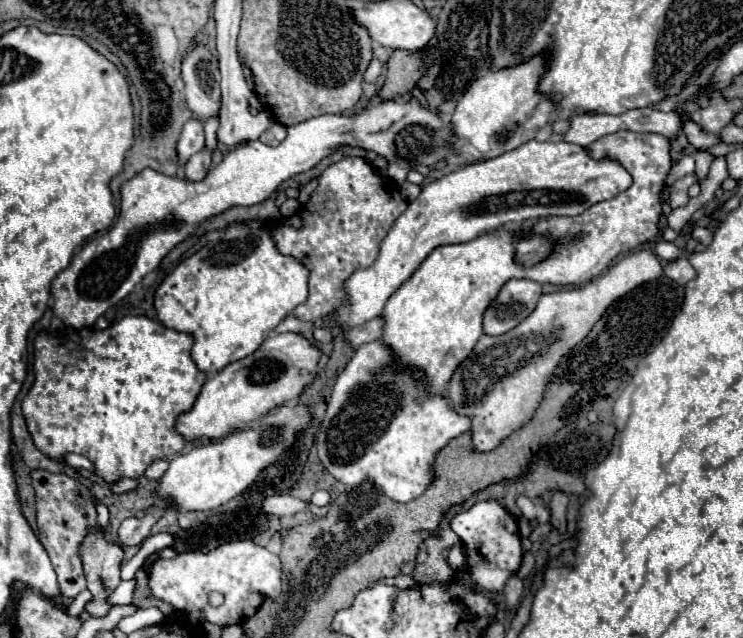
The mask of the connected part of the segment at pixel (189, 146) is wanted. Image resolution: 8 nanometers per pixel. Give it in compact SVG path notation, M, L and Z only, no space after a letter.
M191 118L185 126L183 132L179 136L177 142L177 158L179 158L179 166L185 166L189 156L197 154L199 150L203 150L205 146L205 134L203 134L203 122L197 118Z

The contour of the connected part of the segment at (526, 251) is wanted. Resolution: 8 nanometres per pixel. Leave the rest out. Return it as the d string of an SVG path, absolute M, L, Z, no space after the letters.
M529 236L523 240L517 240L517 262L523 266L533 266L541 262L551 252L551 240L543 236Z

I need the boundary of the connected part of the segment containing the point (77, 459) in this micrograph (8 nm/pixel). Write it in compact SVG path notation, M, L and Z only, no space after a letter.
M67 454L65 456L65 464L69 464L71 468L85 468L89 472L95 472L91 460L87 460L85 456L79 456L79 454Z

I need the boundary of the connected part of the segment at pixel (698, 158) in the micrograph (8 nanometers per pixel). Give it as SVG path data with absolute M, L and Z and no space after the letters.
M683 146L683 148L681 148L681 152L683 152L683 154L691 154L691 156L695 158L695 162L697 162L697 166L695 166L695 174L697 174L699 178L707 176L709 164L715 160L715 156L713 156L711 152L697 150L697 148L693 148L693 146Z

